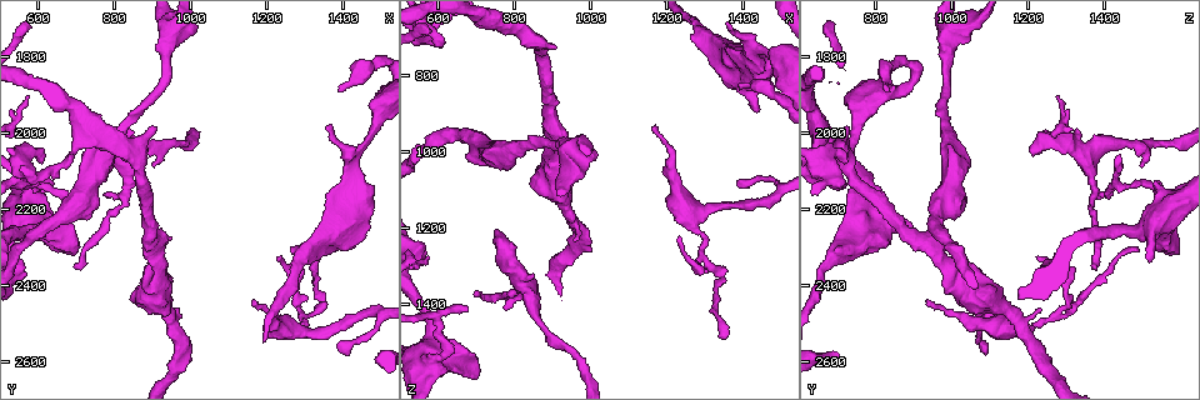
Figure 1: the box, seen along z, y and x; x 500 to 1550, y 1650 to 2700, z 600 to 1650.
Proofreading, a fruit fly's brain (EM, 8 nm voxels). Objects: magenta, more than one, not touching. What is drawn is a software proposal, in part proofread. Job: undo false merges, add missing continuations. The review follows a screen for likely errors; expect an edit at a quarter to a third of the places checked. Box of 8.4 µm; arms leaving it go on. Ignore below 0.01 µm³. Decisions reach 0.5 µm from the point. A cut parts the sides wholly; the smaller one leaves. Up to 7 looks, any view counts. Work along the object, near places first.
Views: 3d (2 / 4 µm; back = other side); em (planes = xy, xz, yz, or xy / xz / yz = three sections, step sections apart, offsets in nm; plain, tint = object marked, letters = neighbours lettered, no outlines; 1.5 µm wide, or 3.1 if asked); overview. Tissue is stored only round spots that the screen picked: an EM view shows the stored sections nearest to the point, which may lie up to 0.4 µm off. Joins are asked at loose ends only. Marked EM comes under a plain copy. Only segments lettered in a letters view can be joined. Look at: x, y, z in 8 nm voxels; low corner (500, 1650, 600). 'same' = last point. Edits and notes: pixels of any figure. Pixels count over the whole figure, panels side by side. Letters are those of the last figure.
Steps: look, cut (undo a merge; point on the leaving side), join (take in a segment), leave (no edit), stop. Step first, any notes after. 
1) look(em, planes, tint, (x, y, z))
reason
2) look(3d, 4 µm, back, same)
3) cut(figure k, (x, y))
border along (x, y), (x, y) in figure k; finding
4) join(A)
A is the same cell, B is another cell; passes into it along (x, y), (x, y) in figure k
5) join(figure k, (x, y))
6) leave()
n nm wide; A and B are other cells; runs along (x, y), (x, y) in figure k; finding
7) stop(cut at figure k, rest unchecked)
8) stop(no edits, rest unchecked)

look(em, planes, letters, (600, 2140, 1540))
sudden change in width

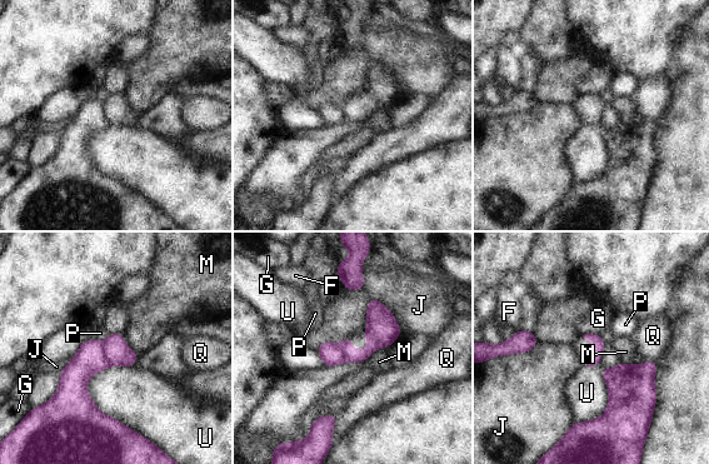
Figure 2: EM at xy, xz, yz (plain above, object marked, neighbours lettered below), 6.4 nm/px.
cut(figure 2, (114, 350))
80 nm wide; F, G, J, M, P, Q and U are other cells; border along (100, 343), (103, 358), (110, 365) in figure 2; two neurons meet here

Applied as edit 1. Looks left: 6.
look(overview)

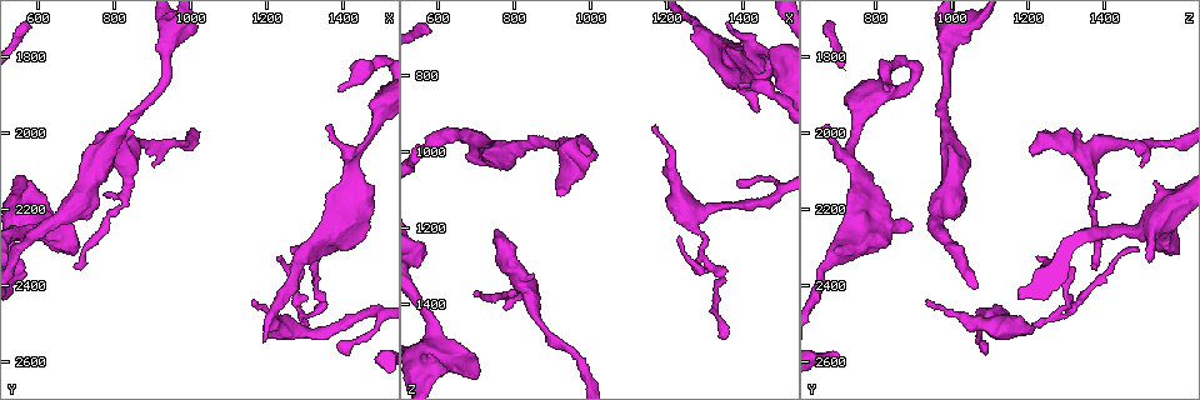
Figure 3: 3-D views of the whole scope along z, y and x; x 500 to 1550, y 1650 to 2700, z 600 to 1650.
look(3d, 2 µm, (695, 2355, 1380))
branch stops here

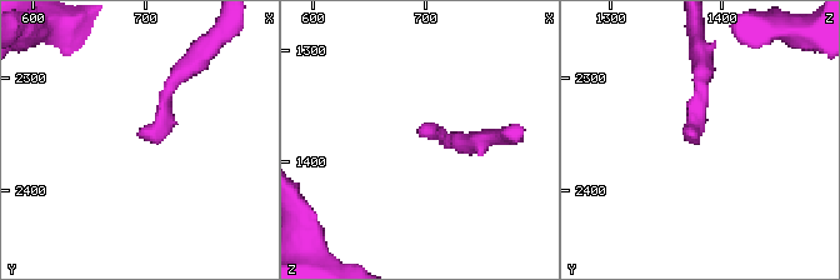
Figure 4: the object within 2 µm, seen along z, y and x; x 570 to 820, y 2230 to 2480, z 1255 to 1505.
look(em, xz, step 4, tint, (696, 2354, 1378))
need the tissue

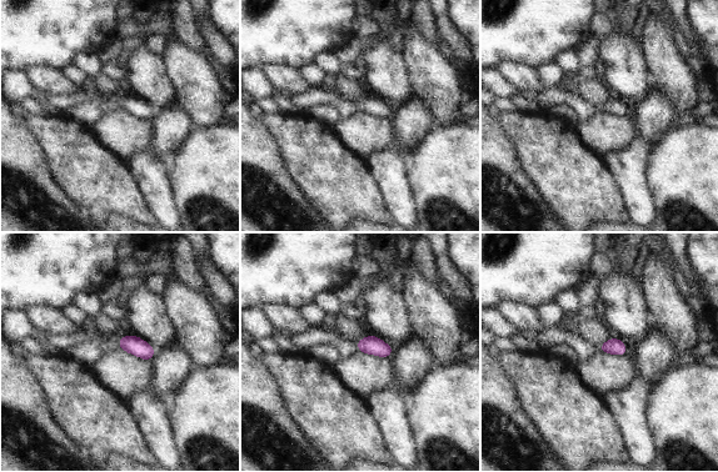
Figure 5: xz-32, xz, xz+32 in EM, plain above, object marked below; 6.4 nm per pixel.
look(em, xz, step 4, letters, same)

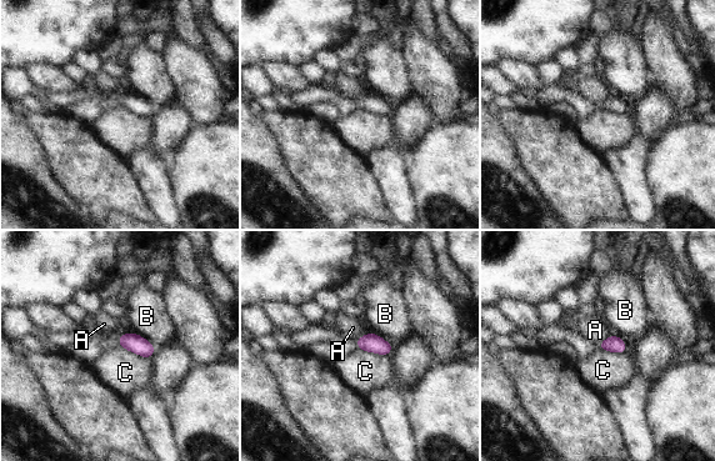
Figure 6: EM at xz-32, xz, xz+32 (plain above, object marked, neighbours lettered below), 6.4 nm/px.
leave()
A, B and C are other cells; border along (598, 347), (624, 354) in figure 6; no lettered segment goes on from it

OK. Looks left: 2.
look(em, planes, letters, (1295, 2490, 1260))

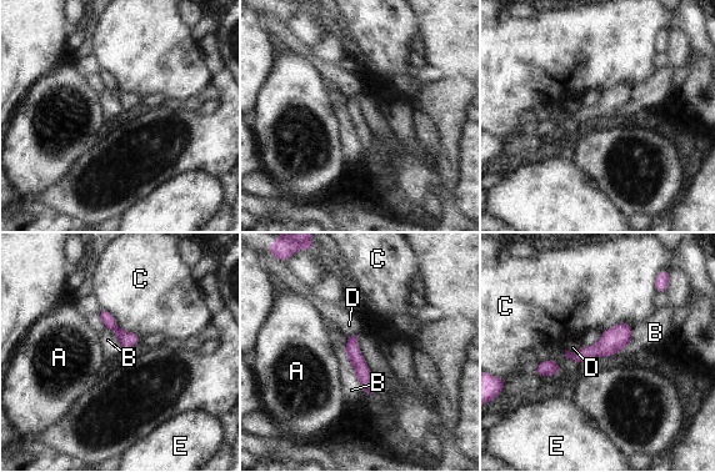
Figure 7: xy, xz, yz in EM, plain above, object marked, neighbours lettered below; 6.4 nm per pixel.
leave()
A, B, C, D and E are other cells; border along (344, 349), (364, 390) in figure 7; one neuron here

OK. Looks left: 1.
stop(cut at figure 2, rest unchecked)

